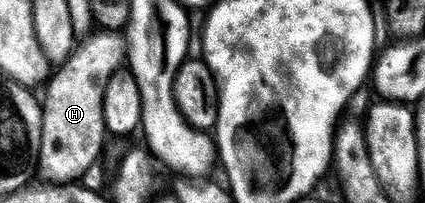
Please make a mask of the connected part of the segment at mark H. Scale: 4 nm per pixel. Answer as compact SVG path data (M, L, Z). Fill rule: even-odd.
M94 33L82 47L75 50L65 65L53 72L45 88L46 99L42 103L42 144L38 154L38 171L50 185L74 185L85 180L93 167L99 166L98 158L106 147L108 132L104 121L104 93L107 81L121 70L128 59L128 43L118 33Z

